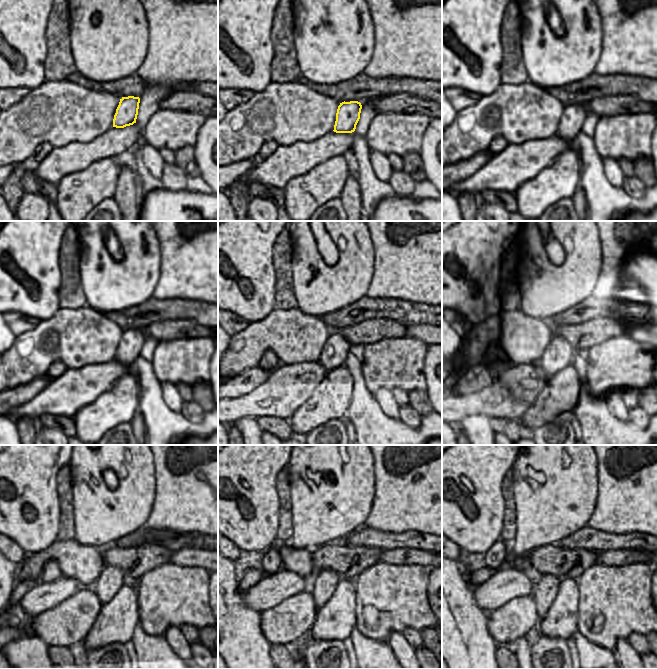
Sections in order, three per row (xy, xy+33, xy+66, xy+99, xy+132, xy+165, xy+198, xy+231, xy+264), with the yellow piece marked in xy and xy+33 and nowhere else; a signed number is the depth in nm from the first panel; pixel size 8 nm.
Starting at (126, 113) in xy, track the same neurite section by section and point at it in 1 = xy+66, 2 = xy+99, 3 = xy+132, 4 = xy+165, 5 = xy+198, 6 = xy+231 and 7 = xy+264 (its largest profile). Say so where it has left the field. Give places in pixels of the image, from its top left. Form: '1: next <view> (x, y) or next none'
1: next xy+66 (573, 118)
2: next xy+99 (130, 347)
3: next xy+132 (338, 351)
4: next xy+165 (560, 354)
5: next xy+198 (111, 580)
6: next xy+231 (325, 584)
7: next xy+264 (546, 591)

